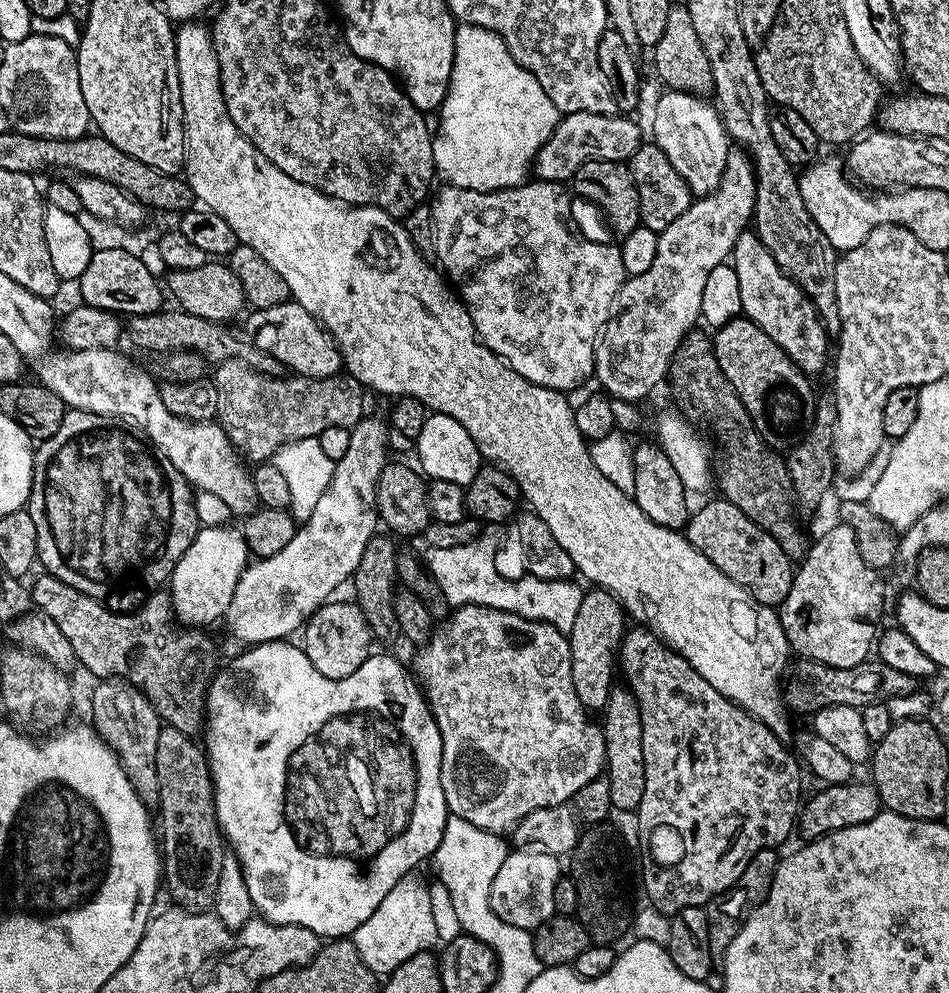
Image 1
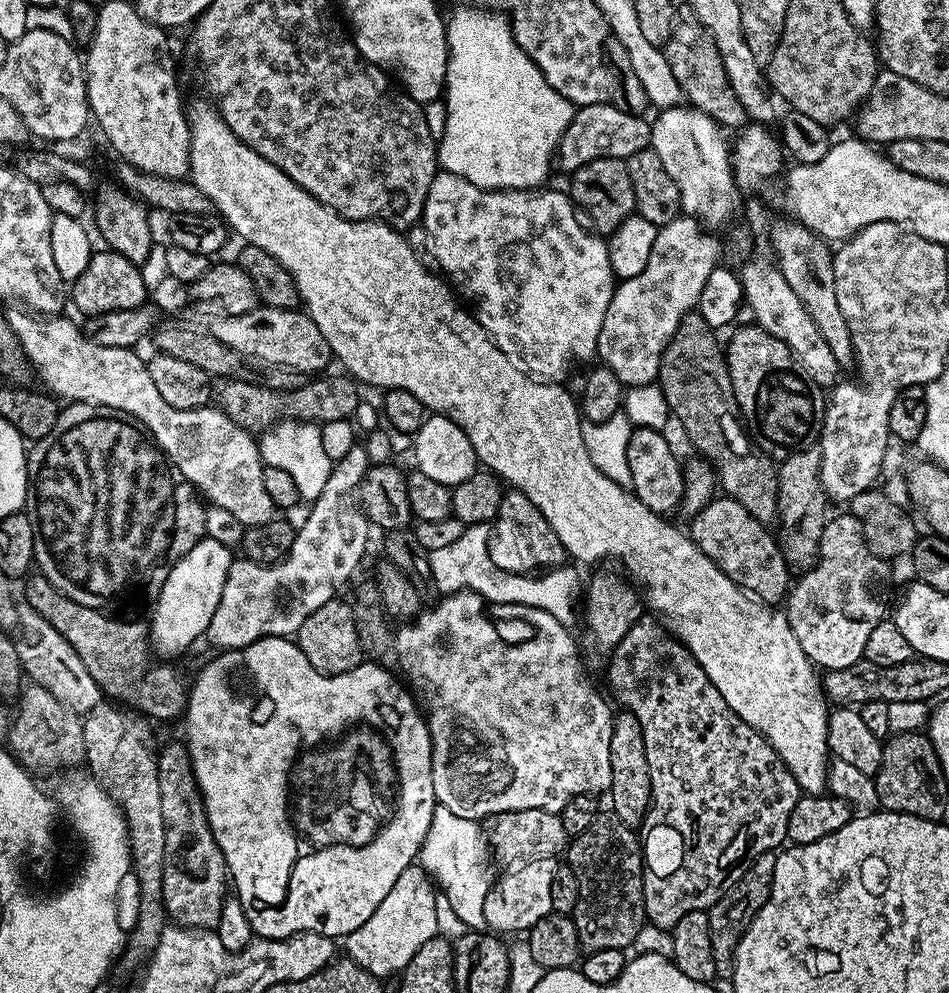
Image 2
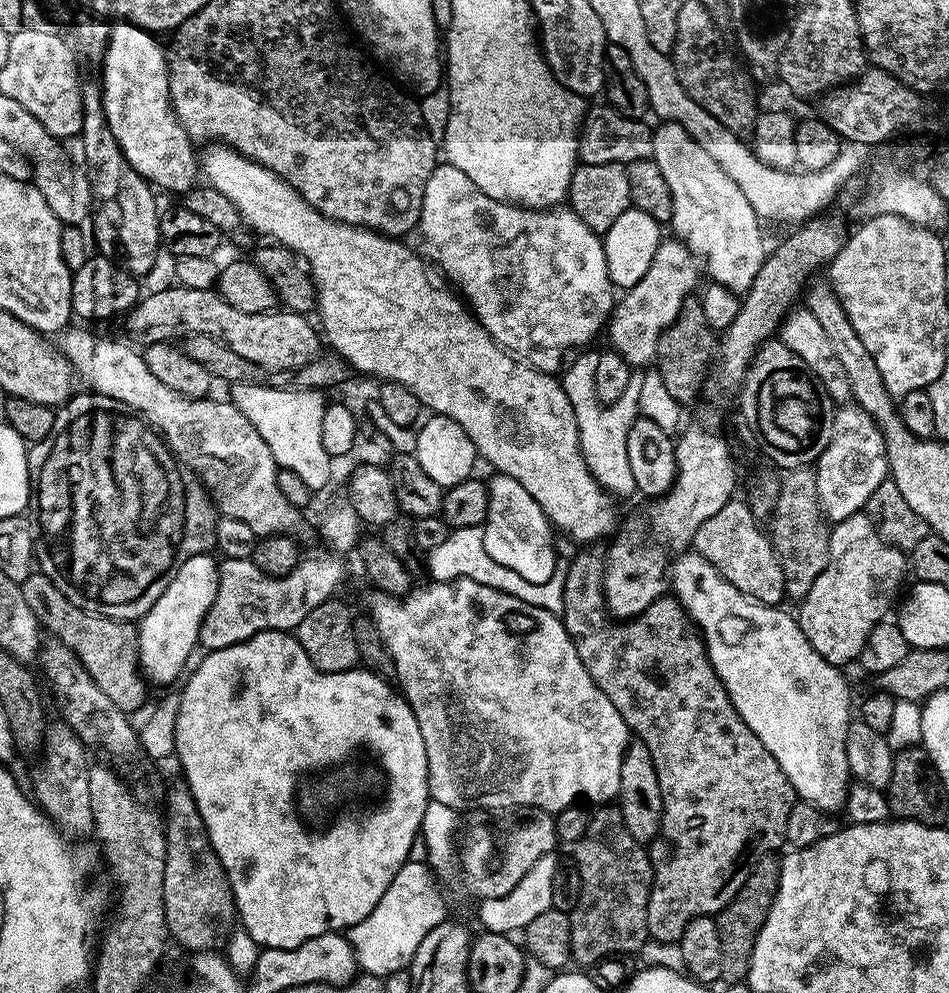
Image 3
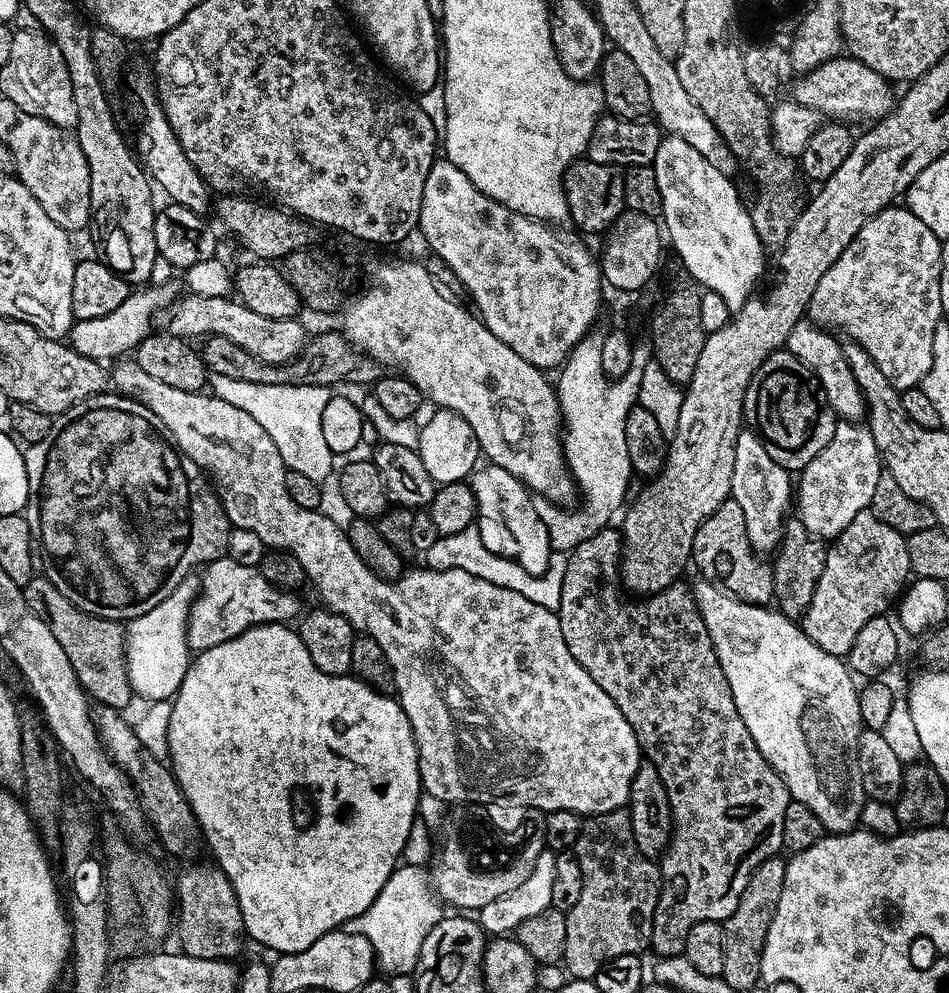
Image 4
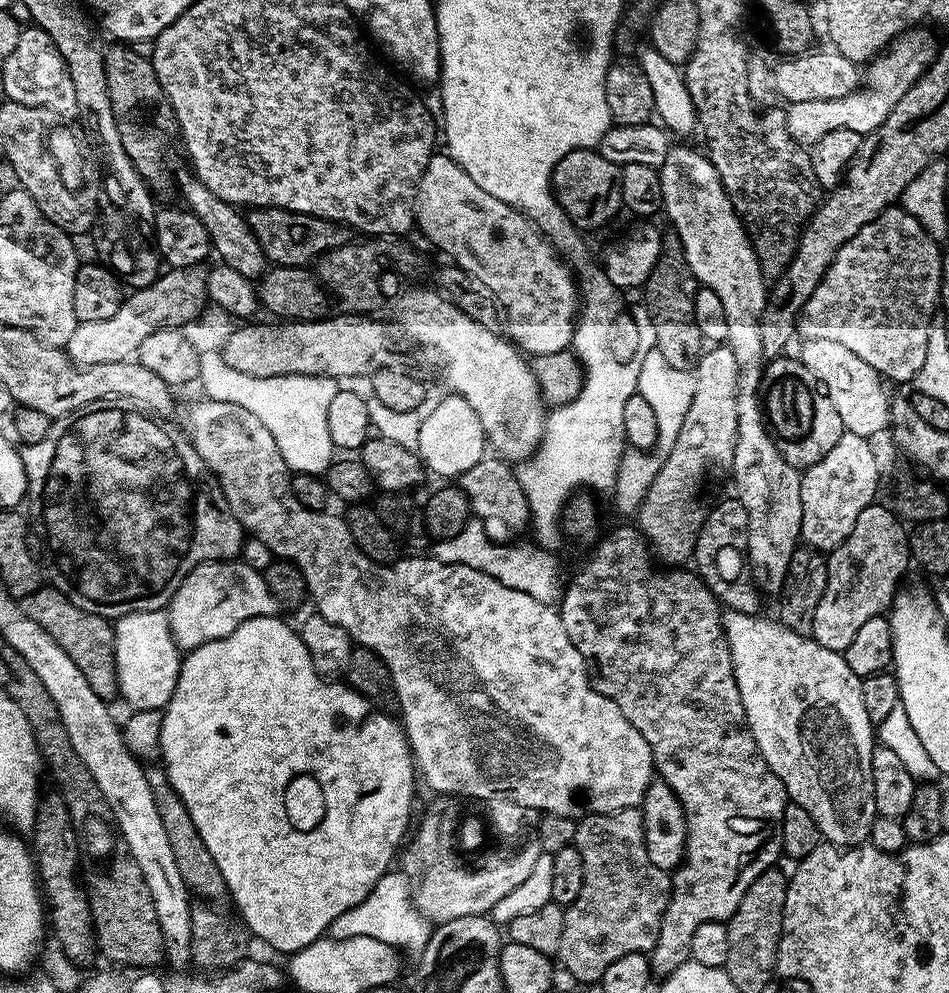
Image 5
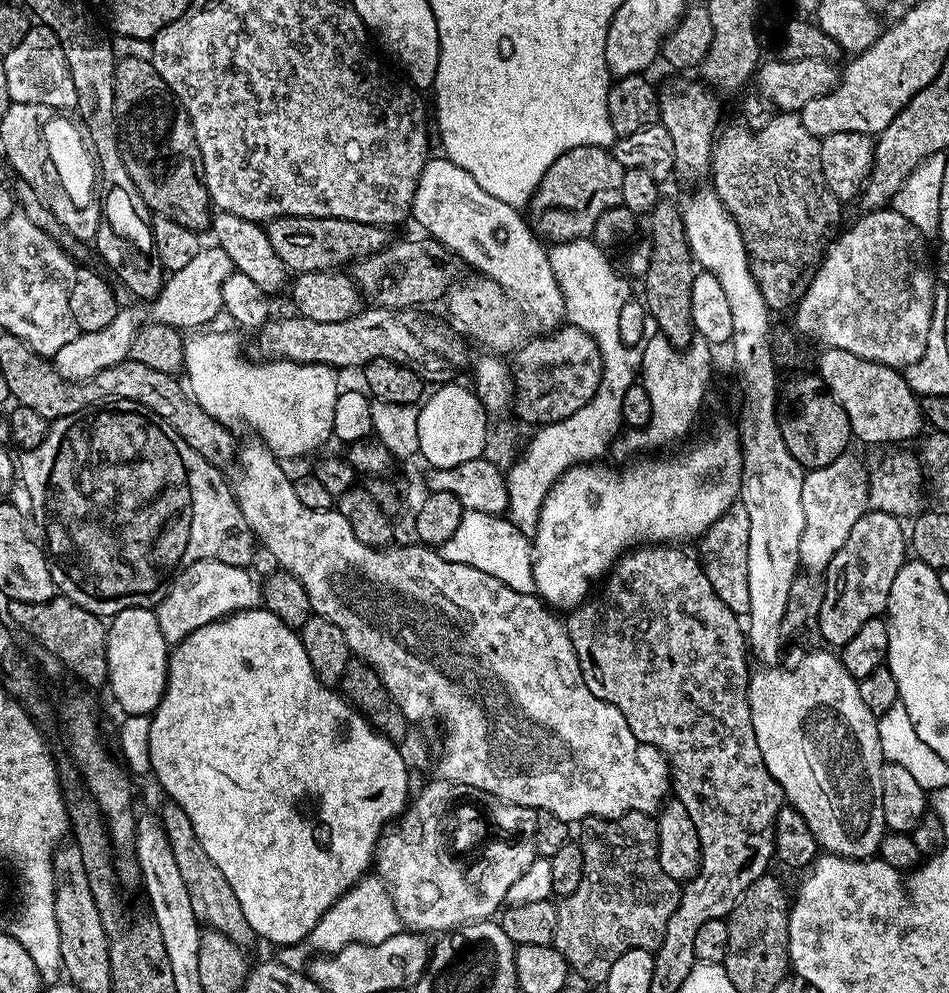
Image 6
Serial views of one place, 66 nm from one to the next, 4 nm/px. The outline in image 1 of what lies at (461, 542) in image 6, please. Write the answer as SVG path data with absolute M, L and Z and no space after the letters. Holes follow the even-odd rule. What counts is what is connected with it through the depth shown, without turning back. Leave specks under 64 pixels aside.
M488 526L468 544L450 549L427 549L428 569L438 586L442 586L442 594L446 594L449 605L481 604L487 608L506 610L531 620L541 620L567 634L570 626L574 626L578 606L582 606L582 588L572 580L543 580L527 574L521 575L521 580L507 580L496 569L496 532L495 527Z

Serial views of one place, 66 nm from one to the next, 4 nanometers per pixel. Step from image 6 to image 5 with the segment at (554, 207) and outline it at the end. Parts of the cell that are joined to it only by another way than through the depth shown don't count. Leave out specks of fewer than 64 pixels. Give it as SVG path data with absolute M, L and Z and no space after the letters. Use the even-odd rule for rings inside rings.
M579 148L570 154L566 154L566 158L562 158L556 163L556 168L552 172L550 188L553 193L558 194L560 209L581 230L602 227L607 220L614 219L616 211L621 211L622 208L620 202L620 168L614 162L602 158L602 154L598 150Z

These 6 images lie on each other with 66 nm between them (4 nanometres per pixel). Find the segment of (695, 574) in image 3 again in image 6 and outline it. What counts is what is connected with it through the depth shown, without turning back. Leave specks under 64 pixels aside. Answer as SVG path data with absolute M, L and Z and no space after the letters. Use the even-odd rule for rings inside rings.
M808 650L804 657L797 662L793 668L780 668L781 666L760 666L749 675L748 678L748 701L750 702L750 714L752 715L752 725L754 726L754 734L758 738L758 750L762 750L762 762L766 762L766 770L770 773L773 778L778 782L778 786L782 791L784 791L785 801L791 807L798 810L798 814L802 814L802 818L806 818L806 826L810 826L810 834L814 834L817 845L827 855L830 856L845 856L848 860L866 860L875 857L880 850L880 843L882 838L886 834L886 829L884 826L884 815L882 814L882 766L885 764L885 758L882 754L882 746L880 745L880 739L878 738L878 726L876 725L878 717L876 717L873 712L862 702L862 694L858 694L858 682L850 673L846 670L846 666L842 666L839 655L833 654L831 651L828 652L812 652L816 650Z

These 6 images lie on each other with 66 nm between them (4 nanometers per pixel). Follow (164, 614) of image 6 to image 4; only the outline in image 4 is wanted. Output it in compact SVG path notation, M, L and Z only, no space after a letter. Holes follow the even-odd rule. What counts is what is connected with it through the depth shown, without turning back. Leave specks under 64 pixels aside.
M227 554L210 561L200 576L200 594L188 615L188 647L193 653L210 650L210 646L218 646L218 642L230 642L238 634L250 630L259 624L282 624L292 622L301 615L299 595L295 591L284 591L275 588L260 573L259 568L241 566L231 560Z

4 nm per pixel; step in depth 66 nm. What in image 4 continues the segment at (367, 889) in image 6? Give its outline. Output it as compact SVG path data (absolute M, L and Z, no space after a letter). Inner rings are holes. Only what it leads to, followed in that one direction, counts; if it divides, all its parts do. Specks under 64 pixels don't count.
M404 862L392 871L378 898L374 898L374 902L370 902L368 909L358 914L358 918L346 922L343 931L366 938L377 950L392 947L391 971L396 974L412 974L420 960L426 934L430 934L430 930L434 930L434 926L438 926L442 919L440 908L442 901L433 889L429 873Z

